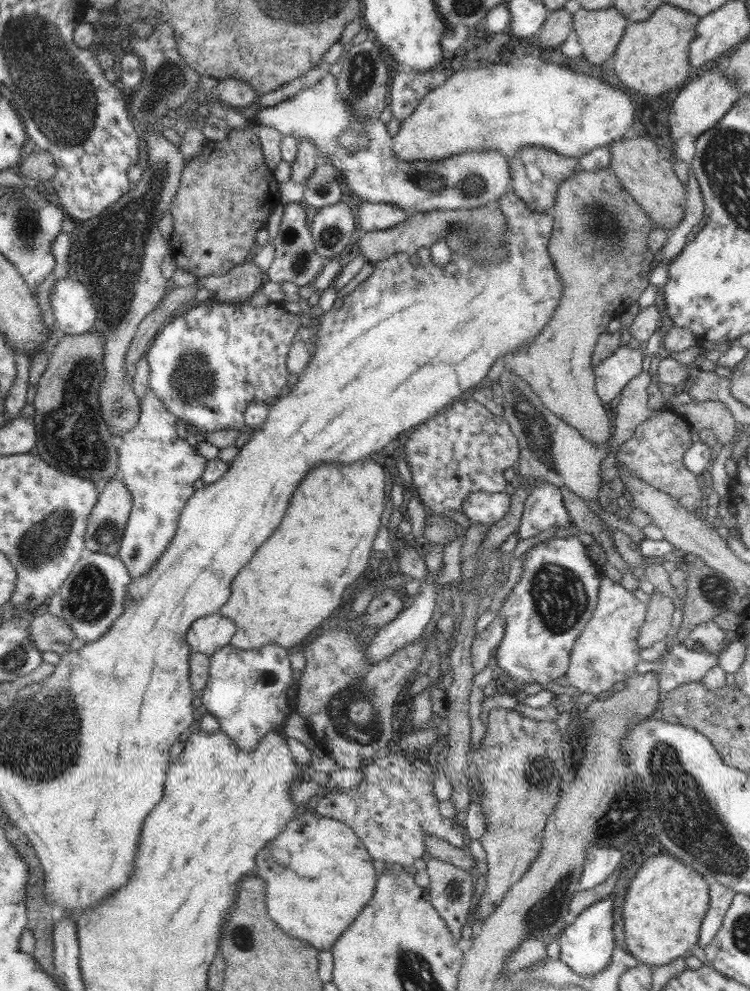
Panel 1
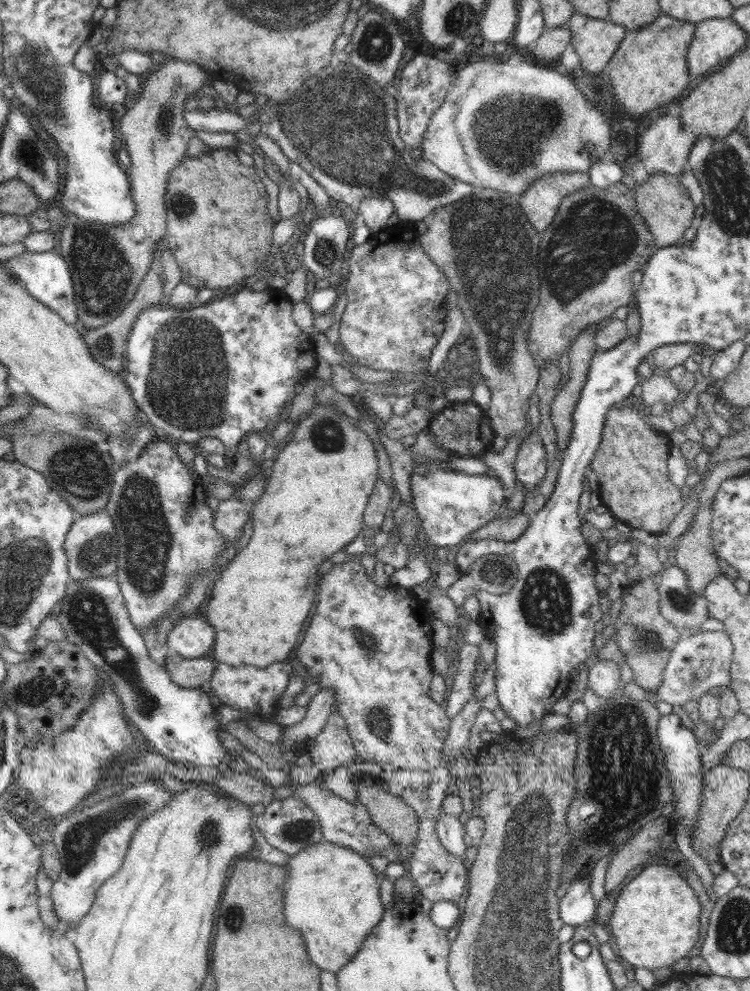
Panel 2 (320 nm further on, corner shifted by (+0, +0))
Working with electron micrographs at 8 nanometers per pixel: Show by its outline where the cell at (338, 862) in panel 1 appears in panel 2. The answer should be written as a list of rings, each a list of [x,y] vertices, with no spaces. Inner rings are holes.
[[[324,840],[305,846],[285,865],[288,877],[282,894],[286,896],[286,922],[302,932],[308,956],[320,970],[337,973],[346,967],[382,920],[379,880],[367,859],[355,850]]]

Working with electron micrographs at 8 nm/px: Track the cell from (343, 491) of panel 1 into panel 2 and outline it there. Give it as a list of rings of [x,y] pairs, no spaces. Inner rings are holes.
[[[317,404],[305,416],[301,417],[299,422],[294,425],[293,431],[292,440],[286,444],[284,450],[278,454],[278,458],[274,461],[270,480],[267,480],[266,492],[262,493],[261,500],[258,499],[252,507],[253,534],[248,545],[240,550],[234,560],[225,566],[220,578],[213,584],[208,599],[205,620],[209,621],[215,630],[214,644],[210,654],[215,663],[224,662],[234,667],[251,664],[258,668],[266,668],[274,662],[287,660],[286,656],[293,652],[294,644],[298,642],[300,632],[304,628],[302,620],[306,620],[310,616],[310,608],[314,606],[314,594],[316,594],[314,588],[318,586],[318,580],[320,580],[316,568],[333,554],[343,551],[348,542],[352,542],[352,538],[356,538],[356,534],[362,530],[363,512],[368,504],[370,493],[374,490],[378,480],[378,458],[370,438],[361,429],[352,426],[348,420],[337,414],[336,411],[329,409],[327,405]]]

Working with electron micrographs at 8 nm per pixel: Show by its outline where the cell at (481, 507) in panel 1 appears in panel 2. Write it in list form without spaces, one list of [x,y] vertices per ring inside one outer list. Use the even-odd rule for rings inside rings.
[[[420,461],[412,476],[412,505],[419,516],[419,522],[428,536],[429,544],[442,551],[449,546],[462,544],[481,526],[502,515],[507,493],[503,483],[495,475],[464,474],[444,468],[443,461]]]

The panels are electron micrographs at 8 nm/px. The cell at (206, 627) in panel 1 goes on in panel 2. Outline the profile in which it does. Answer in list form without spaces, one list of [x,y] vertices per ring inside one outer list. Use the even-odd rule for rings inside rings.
[[[200,618],[179,619],[167,636],[167,645],[184,658],[209,657],[214,644],[214,627]]]

